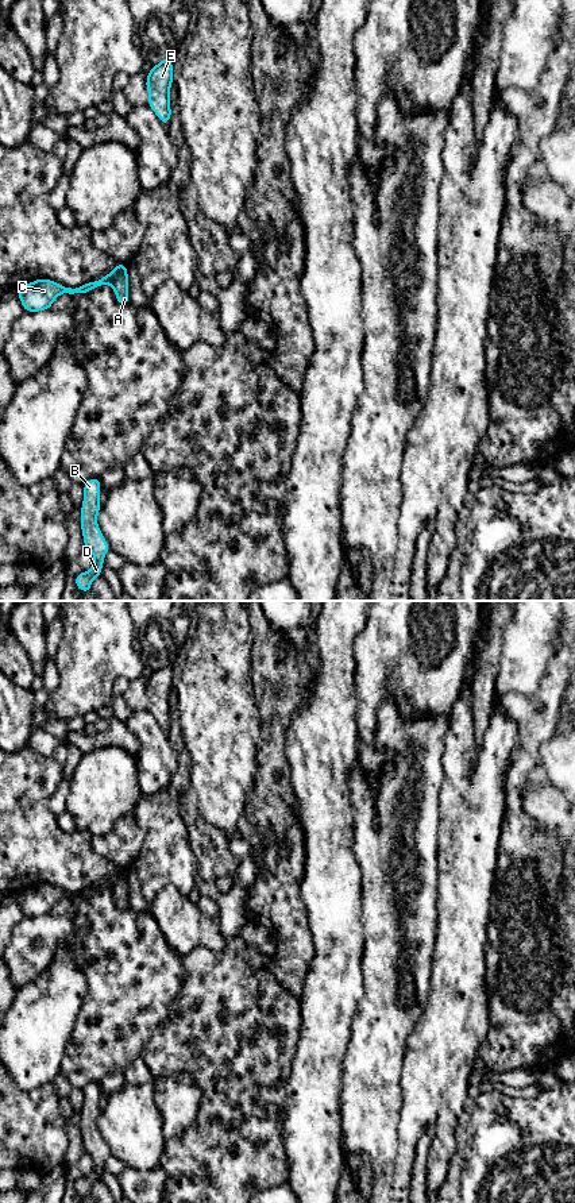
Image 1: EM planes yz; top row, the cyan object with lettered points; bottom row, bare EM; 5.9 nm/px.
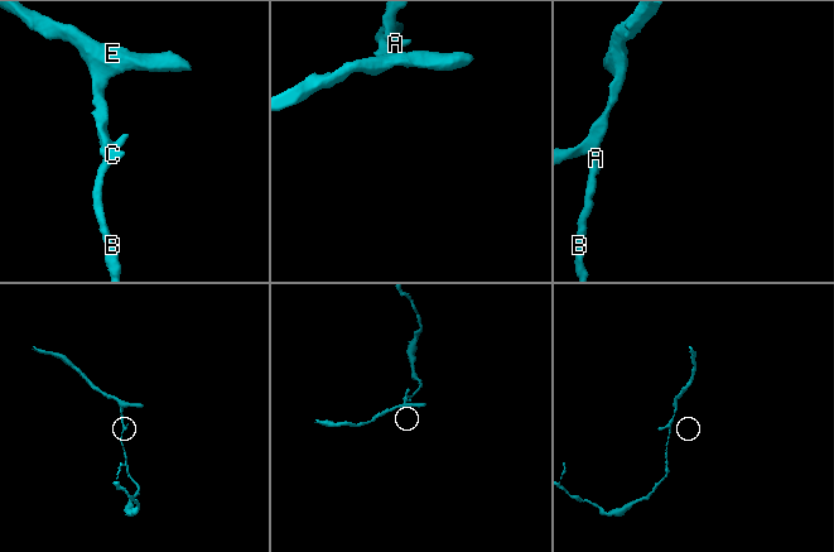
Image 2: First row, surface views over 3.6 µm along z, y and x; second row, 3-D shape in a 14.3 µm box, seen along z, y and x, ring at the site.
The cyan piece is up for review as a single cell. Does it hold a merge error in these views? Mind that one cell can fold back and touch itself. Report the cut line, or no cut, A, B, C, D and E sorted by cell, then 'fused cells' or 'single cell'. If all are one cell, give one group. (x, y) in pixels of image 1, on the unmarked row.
yz (126, 870), (111, 889) | A B D / C E | fused cells

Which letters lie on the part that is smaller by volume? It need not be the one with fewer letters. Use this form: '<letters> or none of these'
C, E

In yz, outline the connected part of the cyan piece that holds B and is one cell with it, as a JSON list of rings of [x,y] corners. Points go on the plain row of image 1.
[[[90,1083],[84,1090],[84,1106],[81,1110],[81,1135],[84,1141],[85,1154],[93,1158],[92,1172],[76,1180],[74,1188],[78,1195],[92,1198],[90,1187],[103,1181],[104,1161],[109,1156],[109,1150],[97,1130],[97,1119],[100,1117],[100,1083]]]

